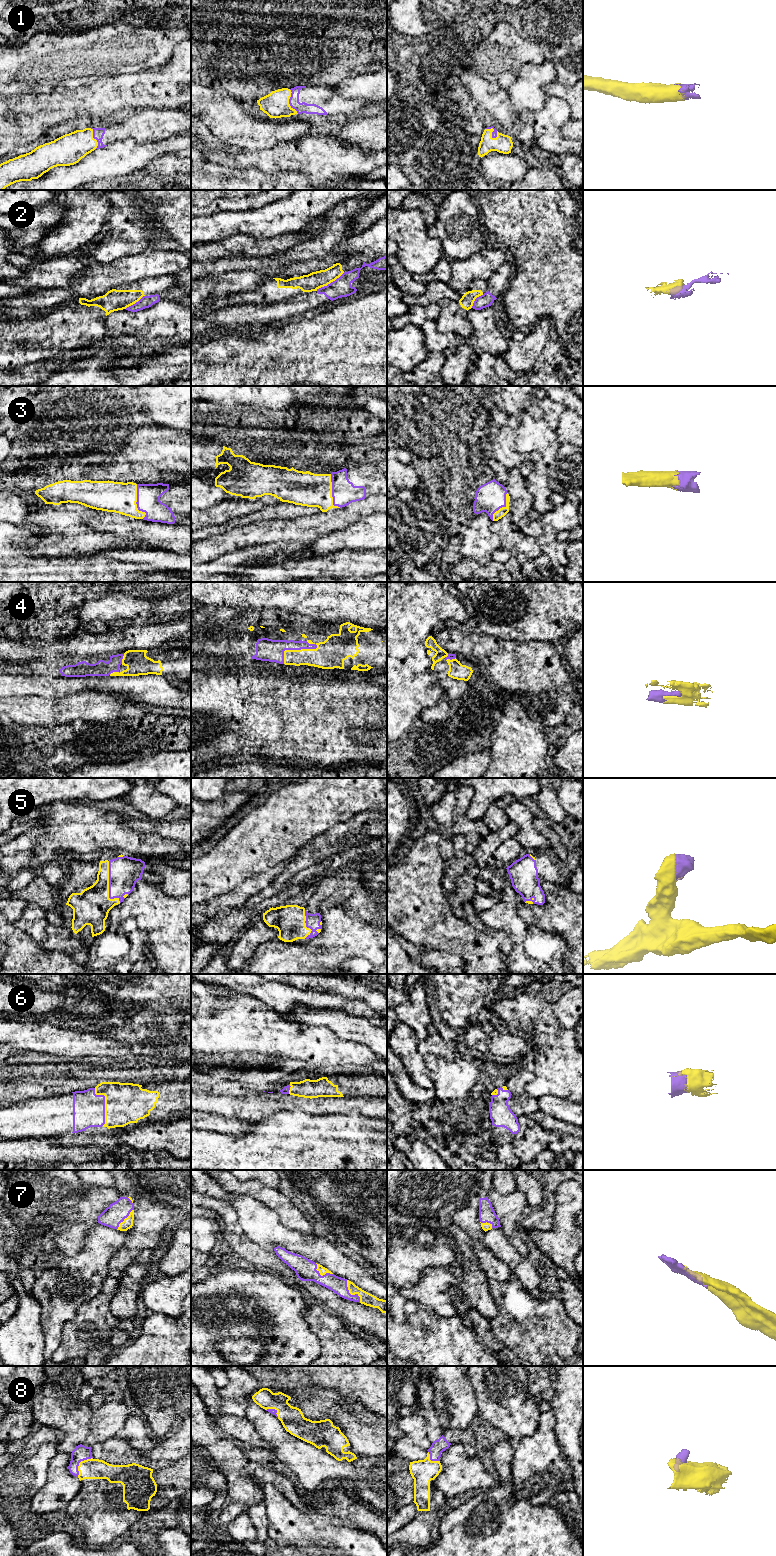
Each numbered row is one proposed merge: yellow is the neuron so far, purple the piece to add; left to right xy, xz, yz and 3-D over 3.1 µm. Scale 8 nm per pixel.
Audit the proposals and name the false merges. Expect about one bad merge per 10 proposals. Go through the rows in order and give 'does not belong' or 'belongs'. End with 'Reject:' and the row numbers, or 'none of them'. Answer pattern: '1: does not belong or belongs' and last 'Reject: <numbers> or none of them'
1: belongs
2: does not belong
3: belongs
4: belongs
5: belongs
6: belongs
7: belongs
8: belongs
Reject: 2

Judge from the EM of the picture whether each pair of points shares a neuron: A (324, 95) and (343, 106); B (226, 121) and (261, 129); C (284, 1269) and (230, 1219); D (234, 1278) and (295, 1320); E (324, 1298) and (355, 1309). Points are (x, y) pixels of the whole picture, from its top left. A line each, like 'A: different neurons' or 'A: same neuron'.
A: same neuron
B: same neuron
C: same neuron
D: same neuron
E: same neuron

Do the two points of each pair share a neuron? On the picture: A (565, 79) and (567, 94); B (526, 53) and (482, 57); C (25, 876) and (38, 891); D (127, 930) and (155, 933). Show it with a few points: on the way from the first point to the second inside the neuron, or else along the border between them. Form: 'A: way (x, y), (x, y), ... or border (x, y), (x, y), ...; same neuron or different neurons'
A: border (555, 80), (562, 84), (572, 85); different neurons
B: way (515, 53), (493, 56); same neuron
C: border (36, 876), (24, 887), (10, 893); different neurons
D: border (135, 923), (146, 933), (147, 942); different neurons

